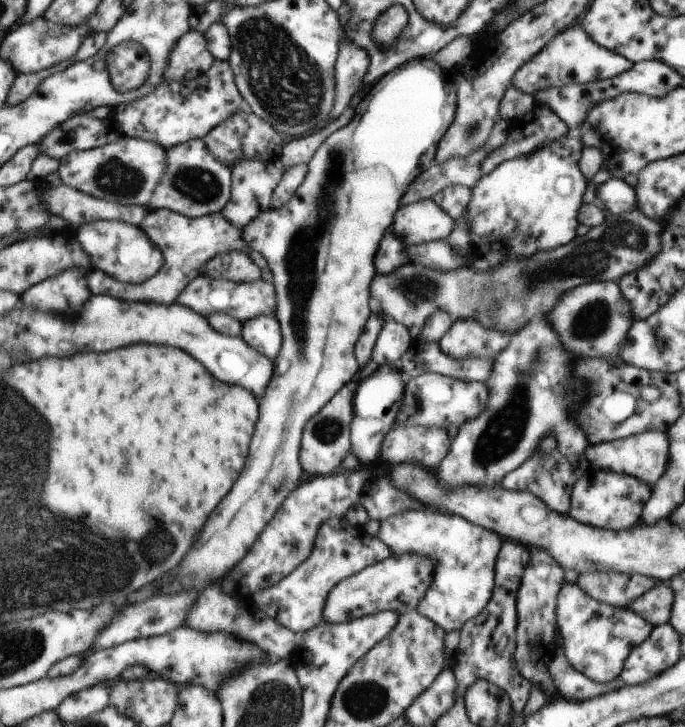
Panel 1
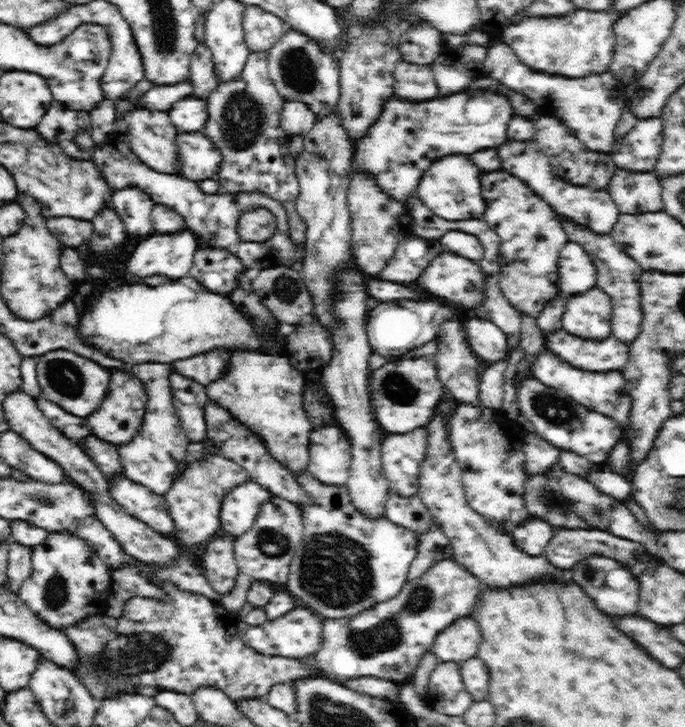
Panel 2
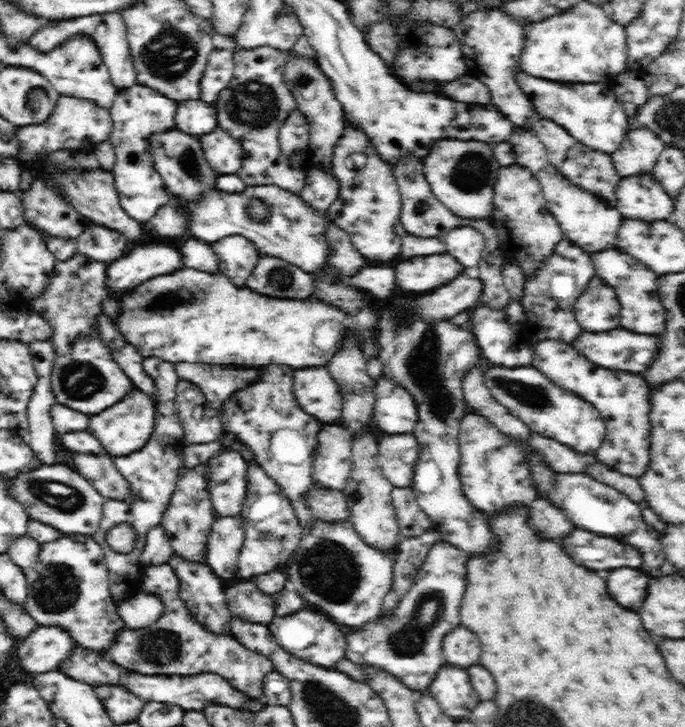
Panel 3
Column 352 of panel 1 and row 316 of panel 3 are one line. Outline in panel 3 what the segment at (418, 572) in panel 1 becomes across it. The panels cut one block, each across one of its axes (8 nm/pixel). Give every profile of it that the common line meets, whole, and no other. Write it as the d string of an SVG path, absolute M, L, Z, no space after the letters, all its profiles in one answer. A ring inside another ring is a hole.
M594 276L575 304L575 317L586 332L606 332L620 327L620 308L614 290Z

